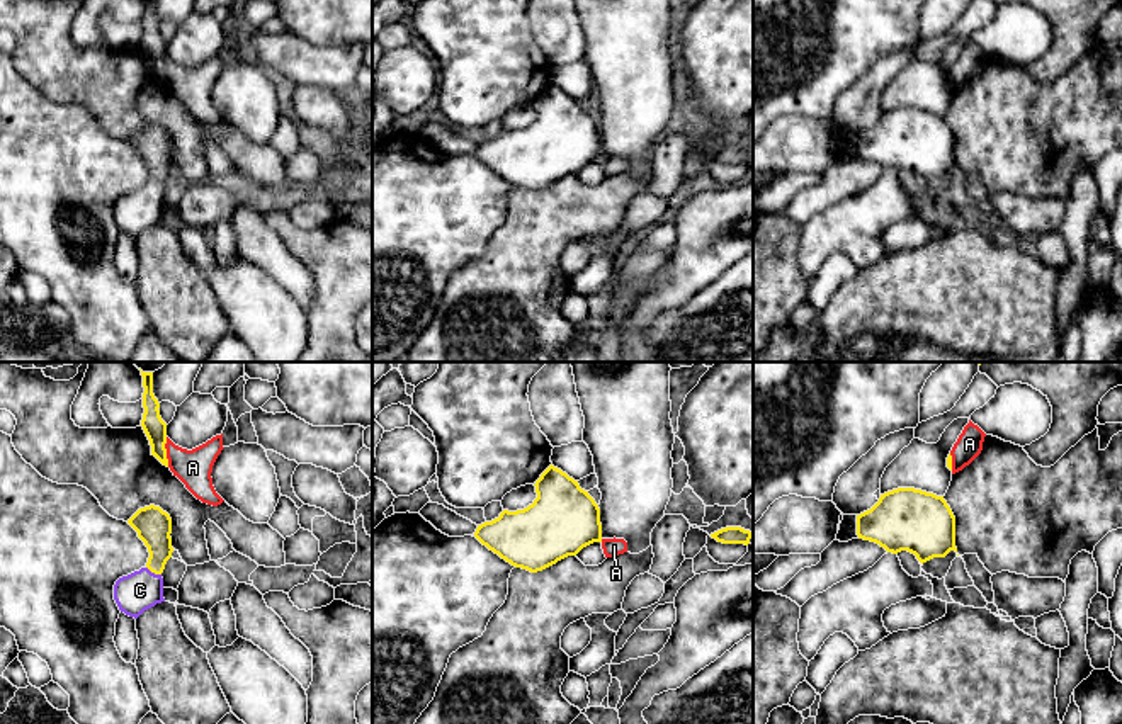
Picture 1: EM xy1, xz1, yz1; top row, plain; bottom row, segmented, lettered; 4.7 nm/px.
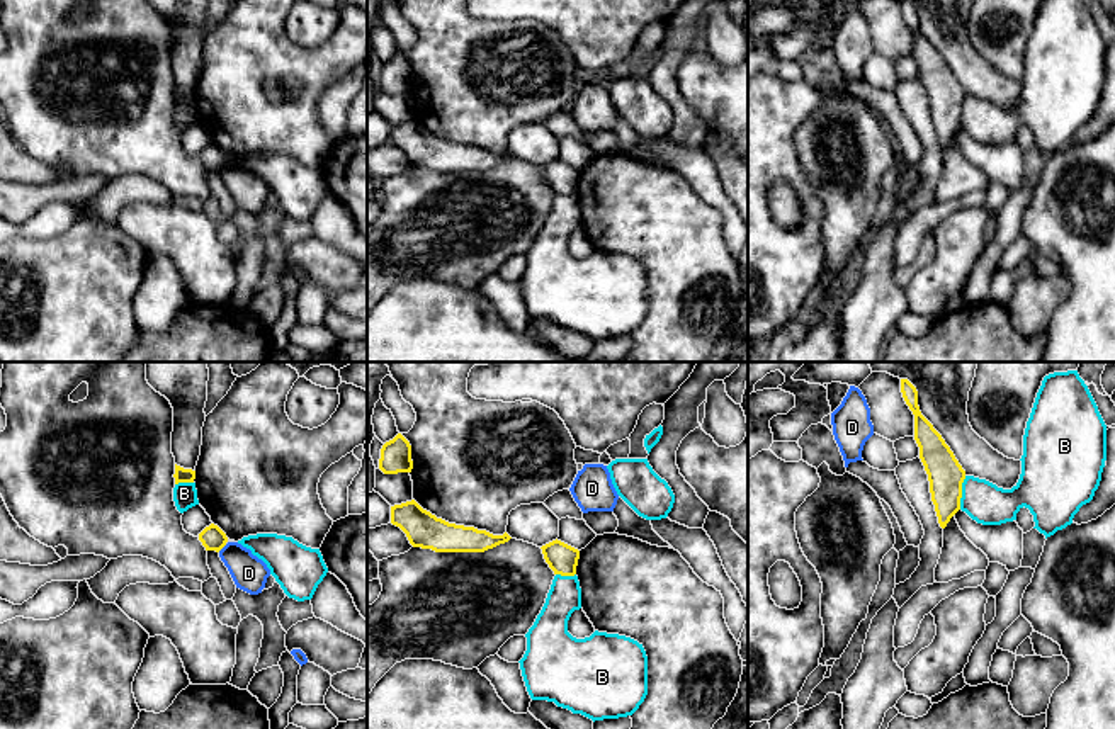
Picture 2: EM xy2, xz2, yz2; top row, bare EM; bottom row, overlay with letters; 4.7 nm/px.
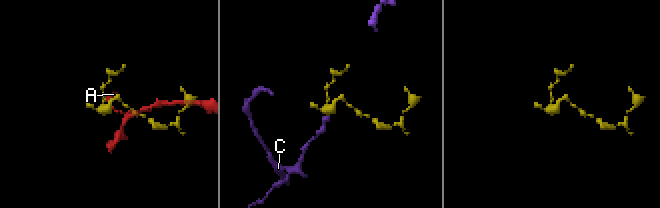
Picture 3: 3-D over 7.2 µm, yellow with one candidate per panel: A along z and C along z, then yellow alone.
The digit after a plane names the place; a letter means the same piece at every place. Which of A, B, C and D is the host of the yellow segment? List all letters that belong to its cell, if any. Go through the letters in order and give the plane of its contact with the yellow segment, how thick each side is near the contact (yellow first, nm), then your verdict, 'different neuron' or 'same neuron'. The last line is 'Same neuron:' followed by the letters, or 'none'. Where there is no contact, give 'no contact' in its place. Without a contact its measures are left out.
A: meets yellow in xy1; 110 nm thick on the yellow side, 170 nm on the other; different neuron
B: meets yellow in yz2; 170 nm thick on the yellow side, 200 nm on the other; different neuron
C: meets yellow in xy1; 170 nm thick on the yellow side, 190 nm on the other; same neuron
D: meets yellow in xy2; 110 nm thick on the yellow side, 160 nm on the other; different neuron
Same neuron: C

